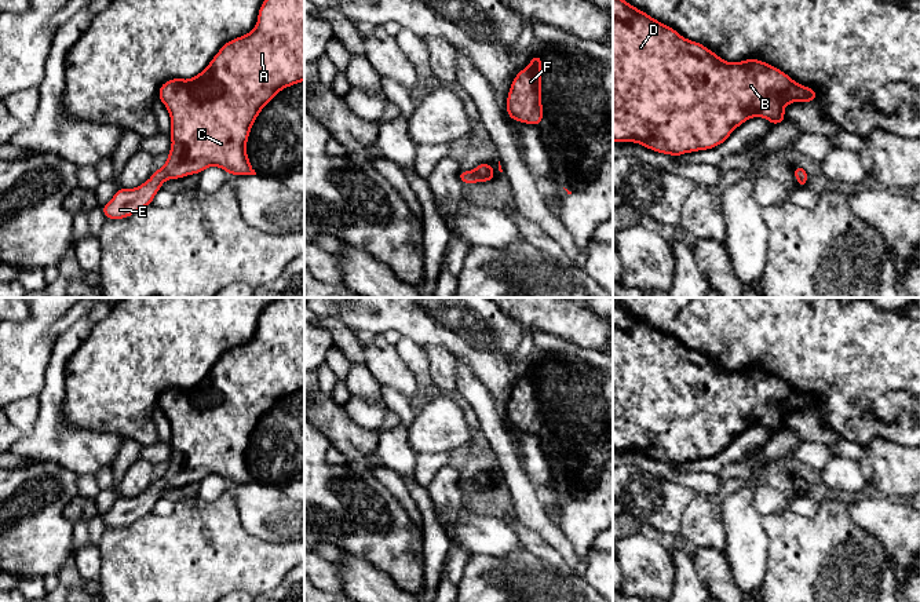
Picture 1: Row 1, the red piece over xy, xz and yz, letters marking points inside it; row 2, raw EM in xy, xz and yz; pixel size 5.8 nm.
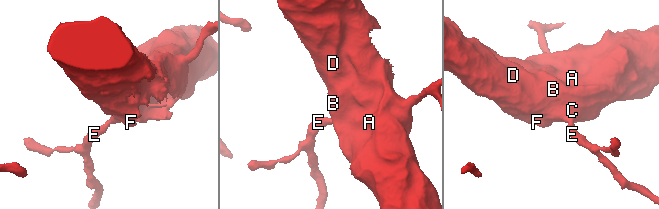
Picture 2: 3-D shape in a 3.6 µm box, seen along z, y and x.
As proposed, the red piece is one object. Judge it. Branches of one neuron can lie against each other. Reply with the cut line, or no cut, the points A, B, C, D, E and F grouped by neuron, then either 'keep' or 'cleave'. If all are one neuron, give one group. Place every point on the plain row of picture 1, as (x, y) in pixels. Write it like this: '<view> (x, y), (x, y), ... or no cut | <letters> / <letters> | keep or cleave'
no cut | A B C D E F | keep

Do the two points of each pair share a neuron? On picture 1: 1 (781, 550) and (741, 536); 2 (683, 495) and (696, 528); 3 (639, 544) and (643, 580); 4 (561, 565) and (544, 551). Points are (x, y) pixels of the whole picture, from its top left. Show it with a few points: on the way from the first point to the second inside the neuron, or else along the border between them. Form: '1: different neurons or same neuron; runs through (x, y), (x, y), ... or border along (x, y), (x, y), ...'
1: different neurons; border along (762, 515), (762, 526), (767, 537), (766, 577)
2: different neurons; border along (696, 492), (696, 496), (683, 511), (678, 533)
3: same neuron; runs through (639, 553), (641, 572)
4: same neuron; runs through (557, 561), (548, 554)

